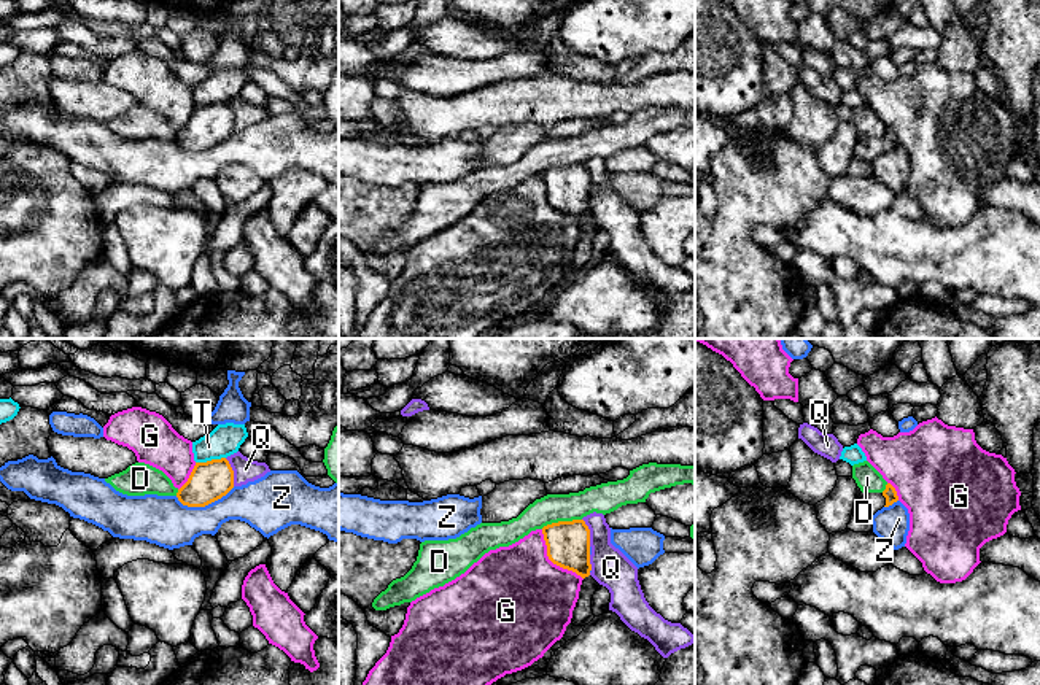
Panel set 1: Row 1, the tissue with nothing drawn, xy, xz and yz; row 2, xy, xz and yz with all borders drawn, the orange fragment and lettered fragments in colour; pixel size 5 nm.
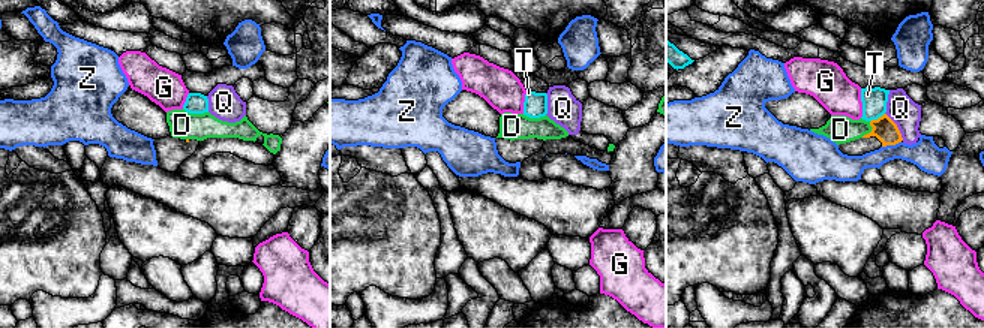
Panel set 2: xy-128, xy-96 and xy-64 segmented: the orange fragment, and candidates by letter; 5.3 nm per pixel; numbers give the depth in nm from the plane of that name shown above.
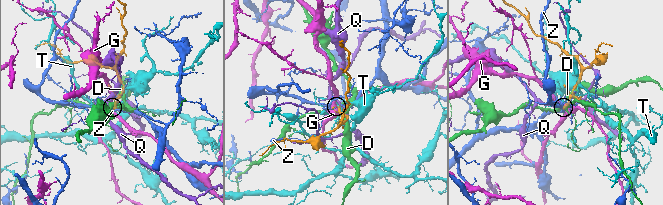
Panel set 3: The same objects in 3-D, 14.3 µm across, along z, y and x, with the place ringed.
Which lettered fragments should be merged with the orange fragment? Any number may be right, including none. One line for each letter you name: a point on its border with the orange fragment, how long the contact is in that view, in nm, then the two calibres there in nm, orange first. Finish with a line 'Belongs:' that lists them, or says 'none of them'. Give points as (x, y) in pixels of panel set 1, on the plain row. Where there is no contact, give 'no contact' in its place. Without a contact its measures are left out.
Belongs: none of them

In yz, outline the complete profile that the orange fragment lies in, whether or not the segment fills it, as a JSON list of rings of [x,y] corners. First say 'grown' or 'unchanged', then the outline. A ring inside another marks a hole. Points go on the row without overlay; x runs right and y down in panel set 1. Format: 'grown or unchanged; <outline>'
grown; [[[887,127],[883,137],[860,137],[852,157],[871,162],[883,151],[889,151],[898,145],[895,132]]]

